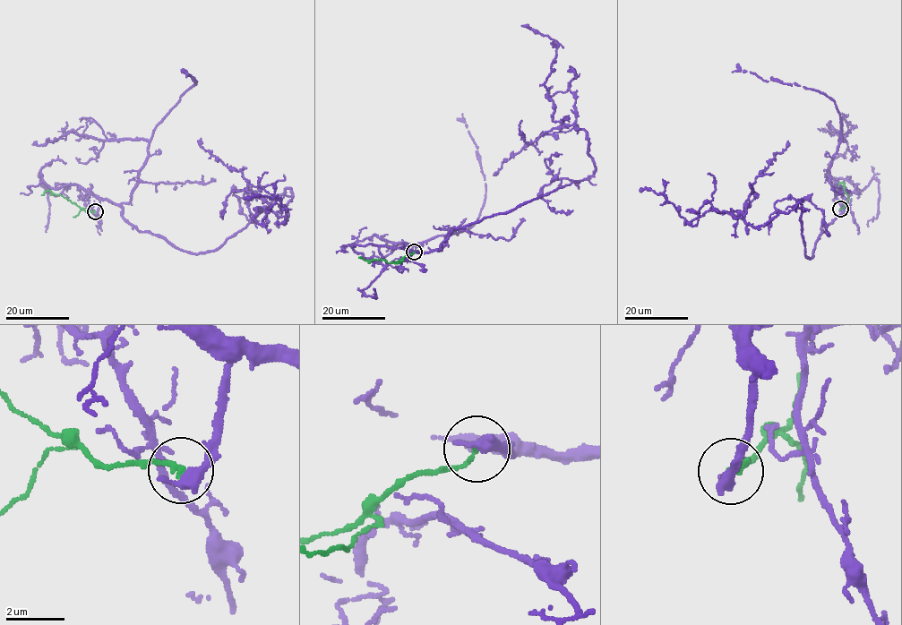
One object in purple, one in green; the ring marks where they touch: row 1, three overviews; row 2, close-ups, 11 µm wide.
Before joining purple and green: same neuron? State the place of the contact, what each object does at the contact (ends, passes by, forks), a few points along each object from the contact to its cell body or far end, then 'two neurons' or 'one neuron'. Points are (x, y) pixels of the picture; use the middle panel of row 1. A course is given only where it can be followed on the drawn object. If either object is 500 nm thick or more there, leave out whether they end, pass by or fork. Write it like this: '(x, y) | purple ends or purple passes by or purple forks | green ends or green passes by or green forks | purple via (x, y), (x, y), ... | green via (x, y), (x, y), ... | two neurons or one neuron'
(414, 252) | purple ends | green ends | purple via (414, 252), (441, 250), (451, 230), (593, 174), (587, 132), (553, 121), (544, 85), (557, 44), (521, 25) | green via (414, 252), (393, 262), (358, 258) | two neurons

